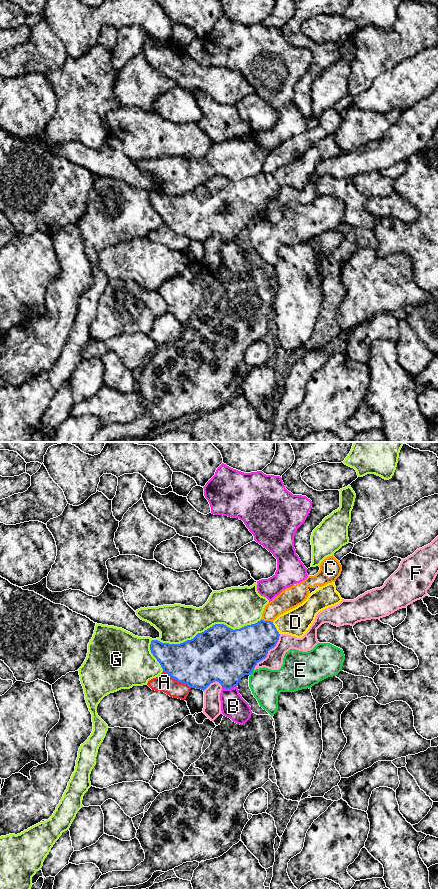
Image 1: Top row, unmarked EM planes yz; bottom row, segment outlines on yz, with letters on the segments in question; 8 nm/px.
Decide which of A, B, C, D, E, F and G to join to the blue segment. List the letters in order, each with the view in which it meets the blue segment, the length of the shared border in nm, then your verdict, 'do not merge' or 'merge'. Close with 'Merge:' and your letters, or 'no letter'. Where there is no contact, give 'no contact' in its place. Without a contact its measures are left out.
A: contact in yz; length 260 nm; do not merge
B: contact in yz; length 120 nm; do not merge
C: contact in yz; length 100 nm; do not merge
D: contact in yz; length 120 nm; merge
E: contact in yz; length 60 nm; do not merge
F: contact in yz; length 360 nm; do not merge
G: contact in yz; length 950 nm; do not merge
Merge: D

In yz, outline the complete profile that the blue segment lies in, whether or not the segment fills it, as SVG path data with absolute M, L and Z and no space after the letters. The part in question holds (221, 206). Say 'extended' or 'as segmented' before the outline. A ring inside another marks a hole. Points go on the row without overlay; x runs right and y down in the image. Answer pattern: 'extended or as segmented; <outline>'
extended; M335 134L328 135L273 174L261 171L235 182L215 176L180 196L152 192L150 202L164 224L190 240L204 243L217 233L222 240L231 241L267 209L281 186L302 190L320 163L341 153Z

